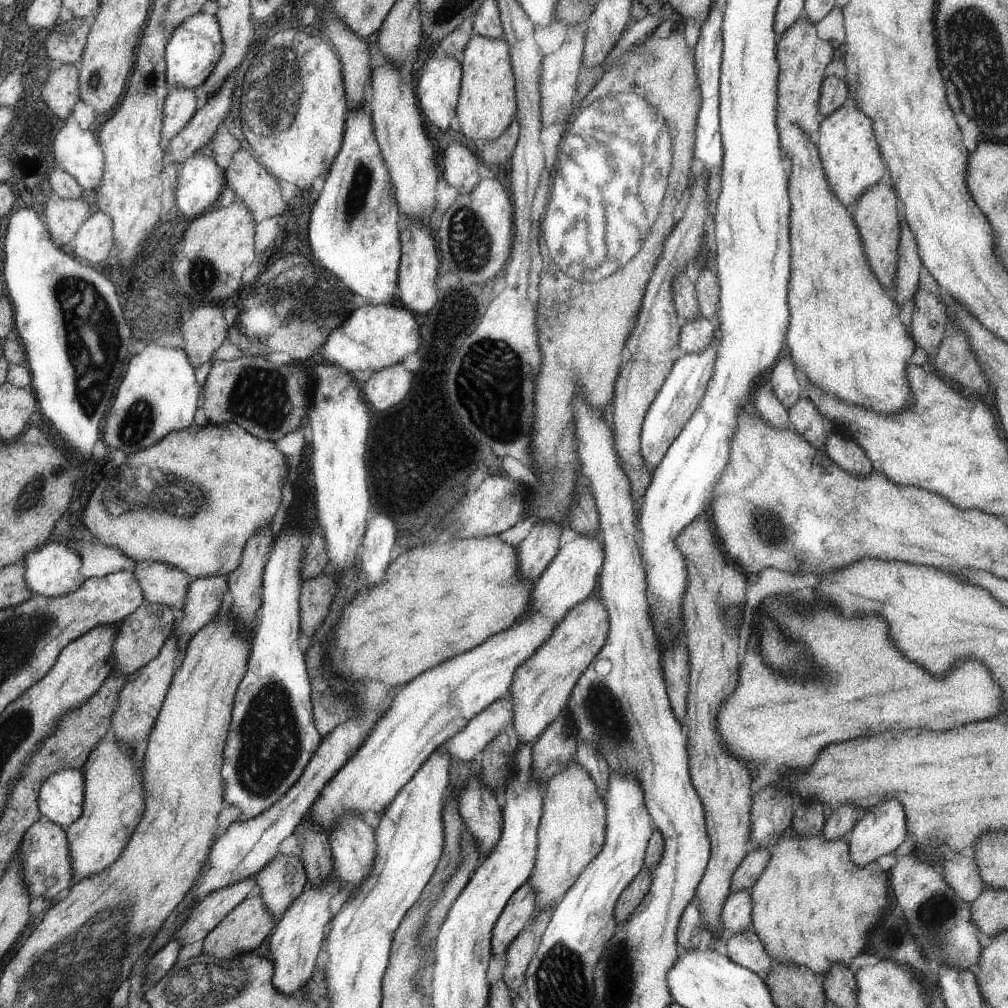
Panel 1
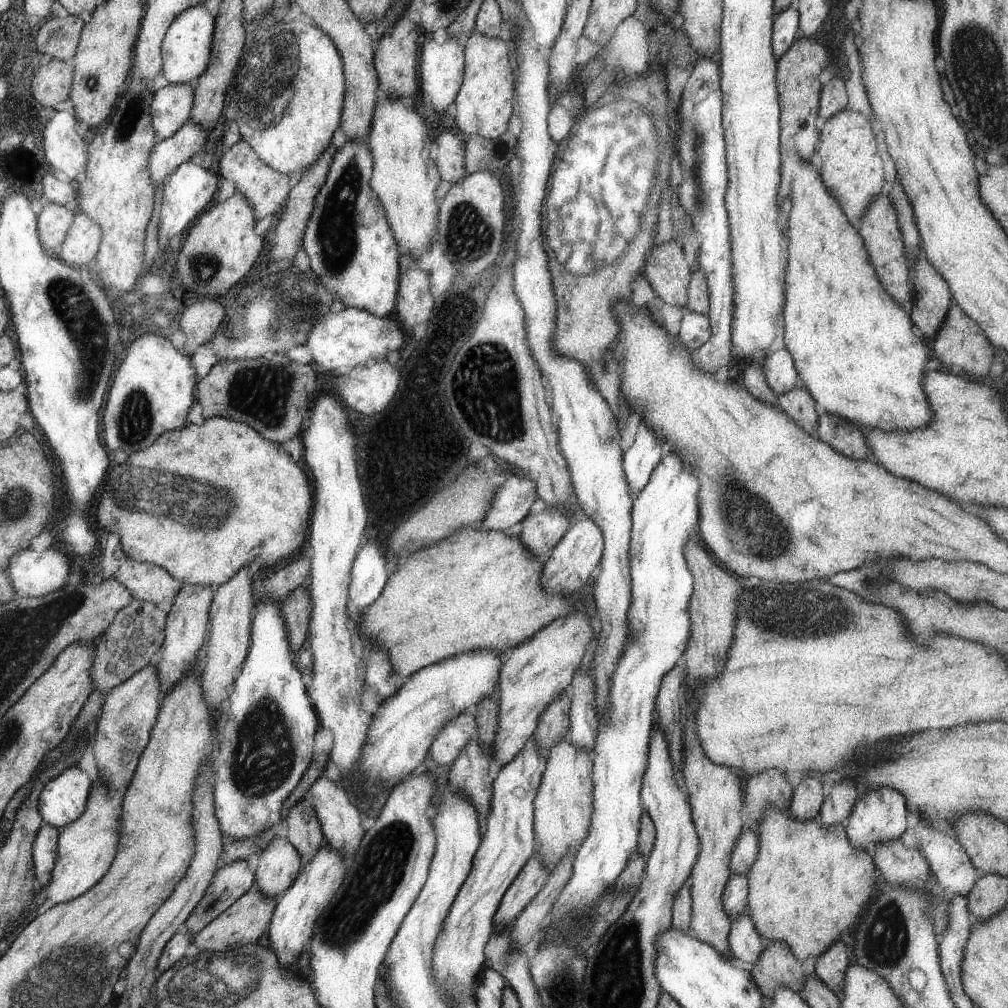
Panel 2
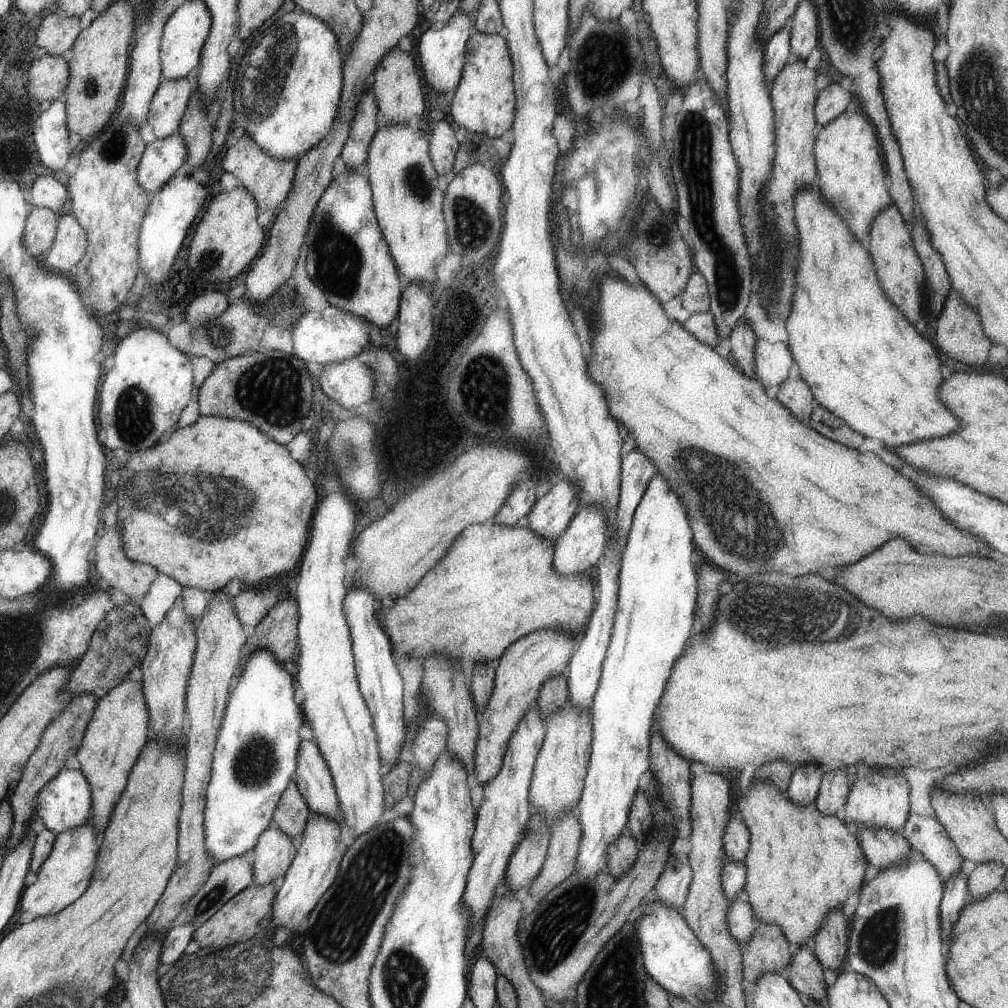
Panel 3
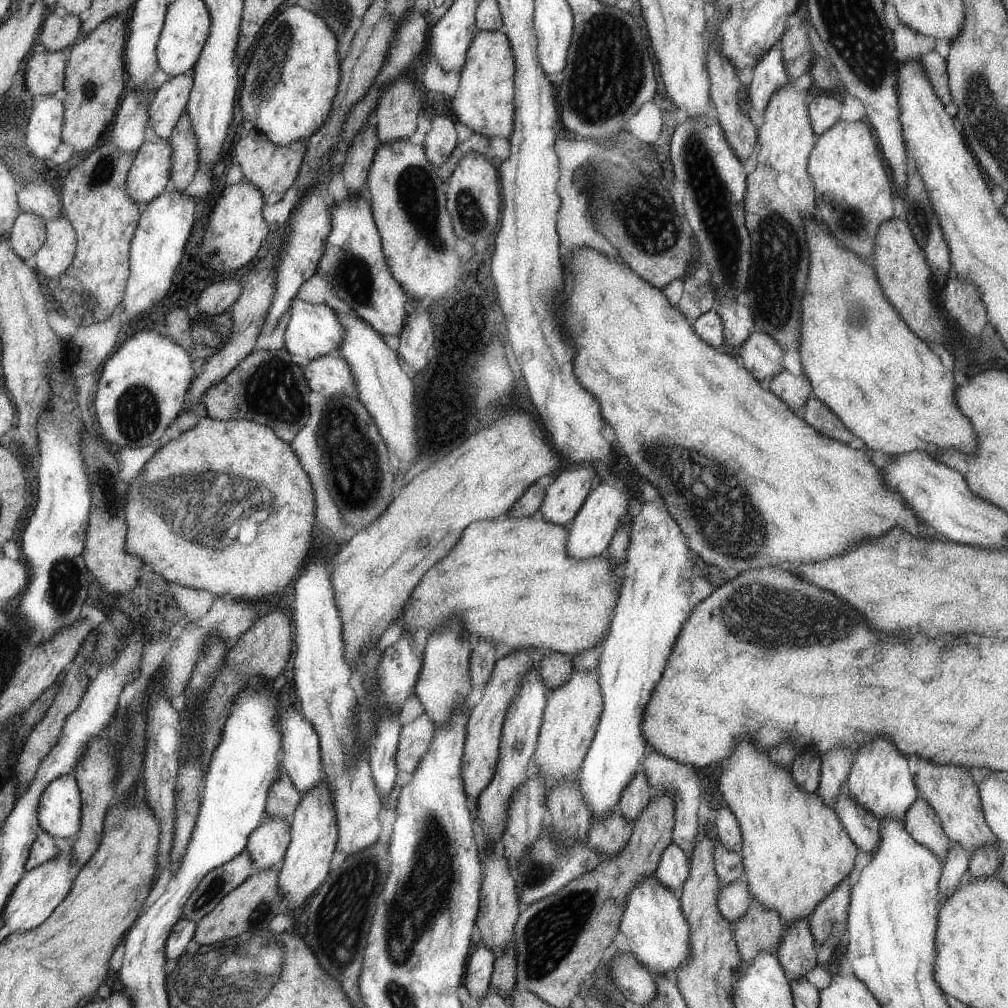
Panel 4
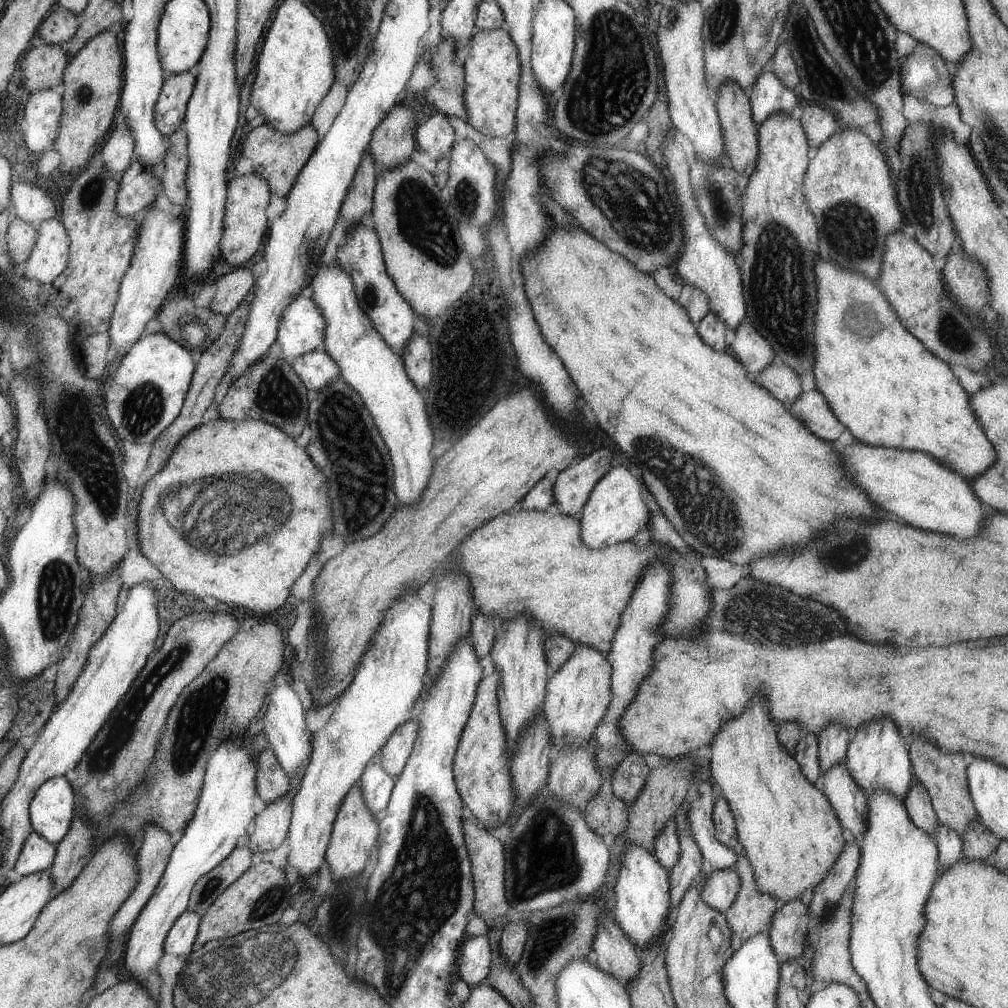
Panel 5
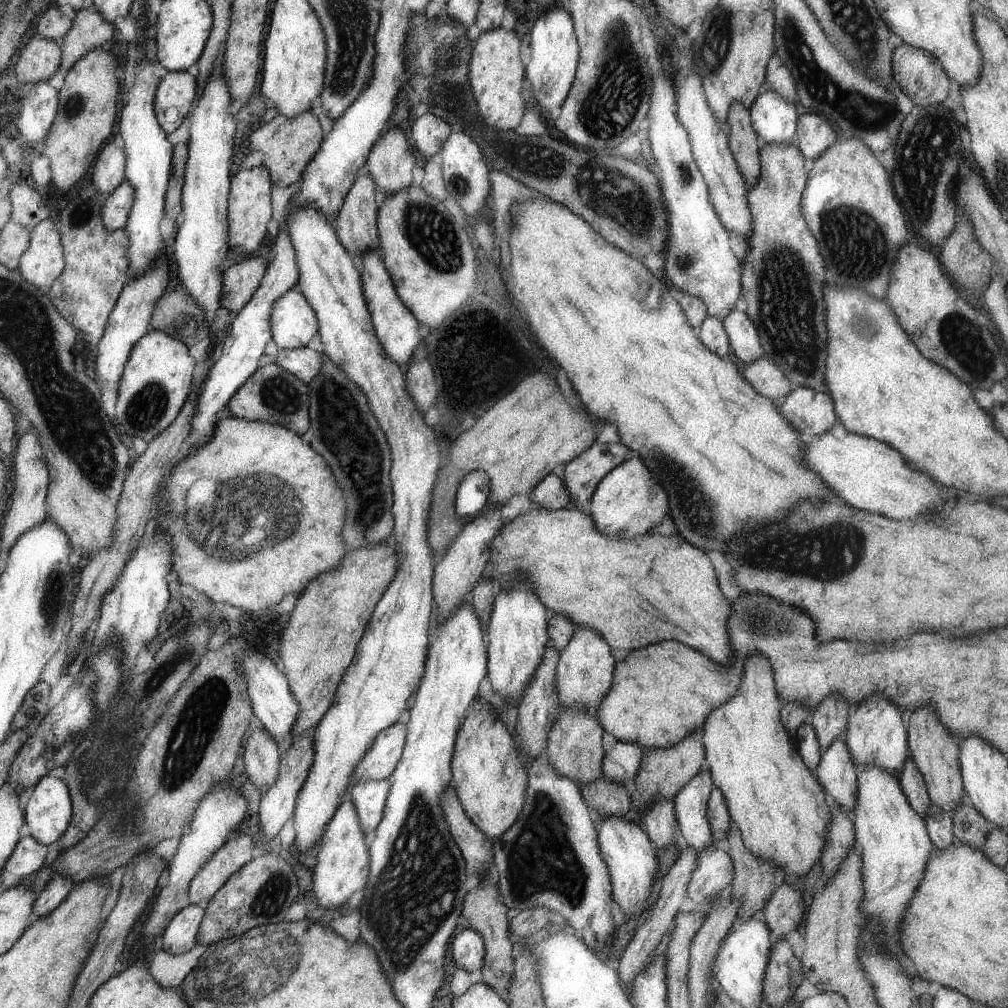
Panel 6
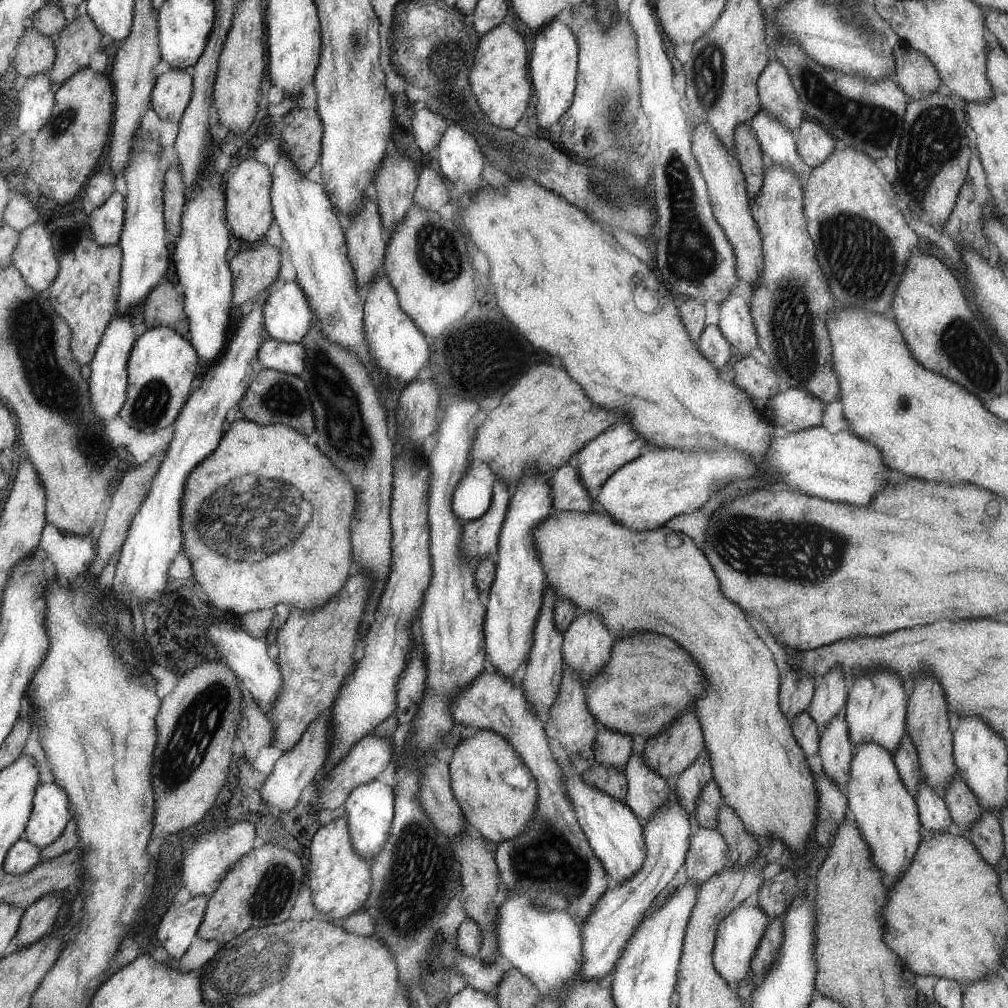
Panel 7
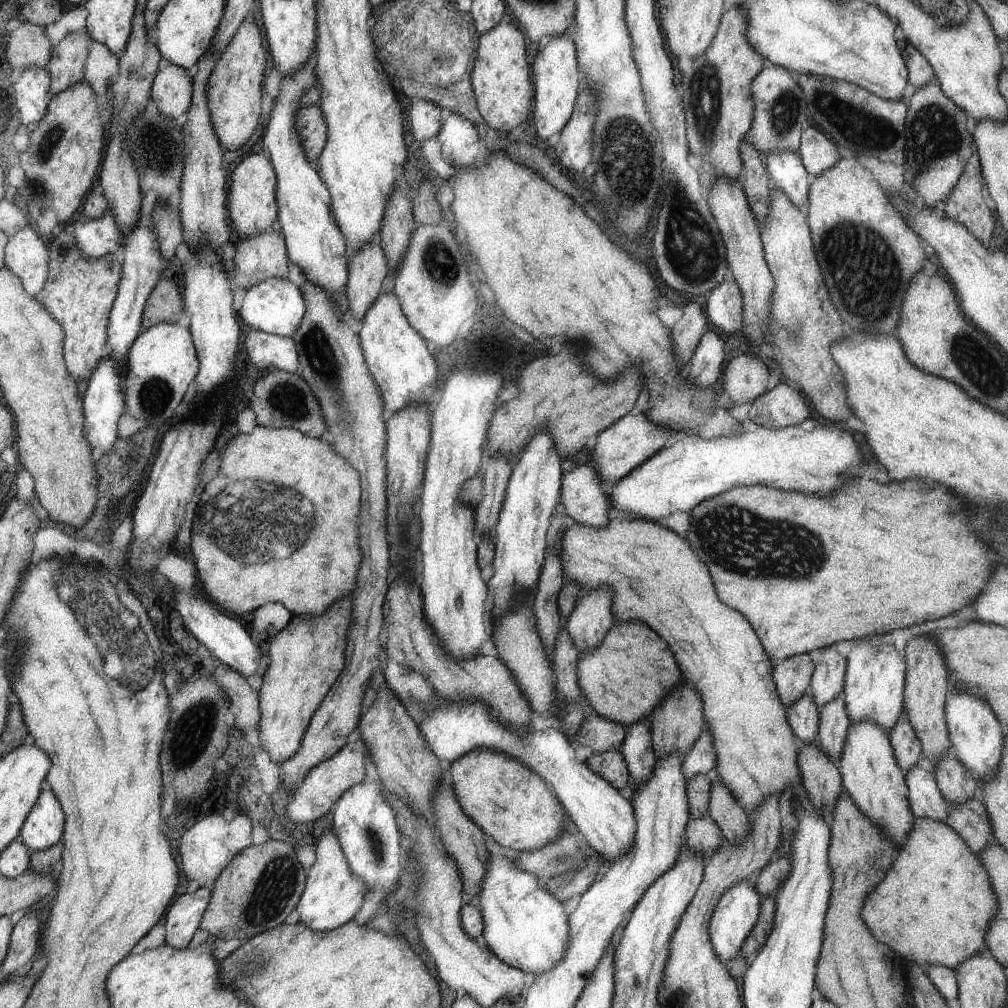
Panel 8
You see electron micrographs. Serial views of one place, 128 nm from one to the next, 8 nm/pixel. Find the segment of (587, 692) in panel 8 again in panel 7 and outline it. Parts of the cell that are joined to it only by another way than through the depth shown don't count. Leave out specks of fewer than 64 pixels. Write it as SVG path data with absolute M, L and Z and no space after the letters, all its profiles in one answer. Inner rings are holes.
M636 632L616 639L609 662L585 684L585 698L589 712L609 730L632 737L640 735L646 739L663 733L668 725L681 716L683 711L694 706L705 690L705 675L688 652L668 636L650 632Z

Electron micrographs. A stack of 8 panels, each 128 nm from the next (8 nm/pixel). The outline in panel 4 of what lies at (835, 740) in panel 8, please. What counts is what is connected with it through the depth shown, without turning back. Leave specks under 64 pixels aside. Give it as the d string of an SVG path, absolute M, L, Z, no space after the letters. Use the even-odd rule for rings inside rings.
M845 789L836 798L836 804L832 804L832 807L838 810L850 839L857 844L858 848L866 854L874 853L881 840L881 819L876 818L872 812L860 808L858 802L850 798Z

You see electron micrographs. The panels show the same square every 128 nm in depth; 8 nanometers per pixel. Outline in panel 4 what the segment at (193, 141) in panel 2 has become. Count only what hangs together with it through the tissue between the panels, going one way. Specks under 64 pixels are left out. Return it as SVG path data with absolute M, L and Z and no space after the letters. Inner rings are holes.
M167 141L146 142L136 153L126 189L141 207L170 187L171 147Z

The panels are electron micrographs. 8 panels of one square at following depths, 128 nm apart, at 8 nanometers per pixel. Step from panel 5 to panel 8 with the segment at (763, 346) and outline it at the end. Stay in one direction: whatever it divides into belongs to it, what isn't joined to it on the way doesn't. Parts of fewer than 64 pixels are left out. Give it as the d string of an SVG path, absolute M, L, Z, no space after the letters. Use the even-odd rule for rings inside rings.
M726 274L724 281L715 286L707 295L708 320L726 334L742 332L742 296L738 284L731 274Z

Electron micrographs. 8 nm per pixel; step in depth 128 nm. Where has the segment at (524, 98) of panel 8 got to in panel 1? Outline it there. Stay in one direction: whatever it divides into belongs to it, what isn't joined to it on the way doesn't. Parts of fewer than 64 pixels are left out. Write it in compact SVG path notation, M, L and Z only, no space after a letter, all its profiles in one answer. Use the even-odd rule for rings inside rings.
M473 35L462 52L462 90L458 101L458 120L462 134L477 143L500 138L516 114L514 86L510 66L509 44L500 39Z

